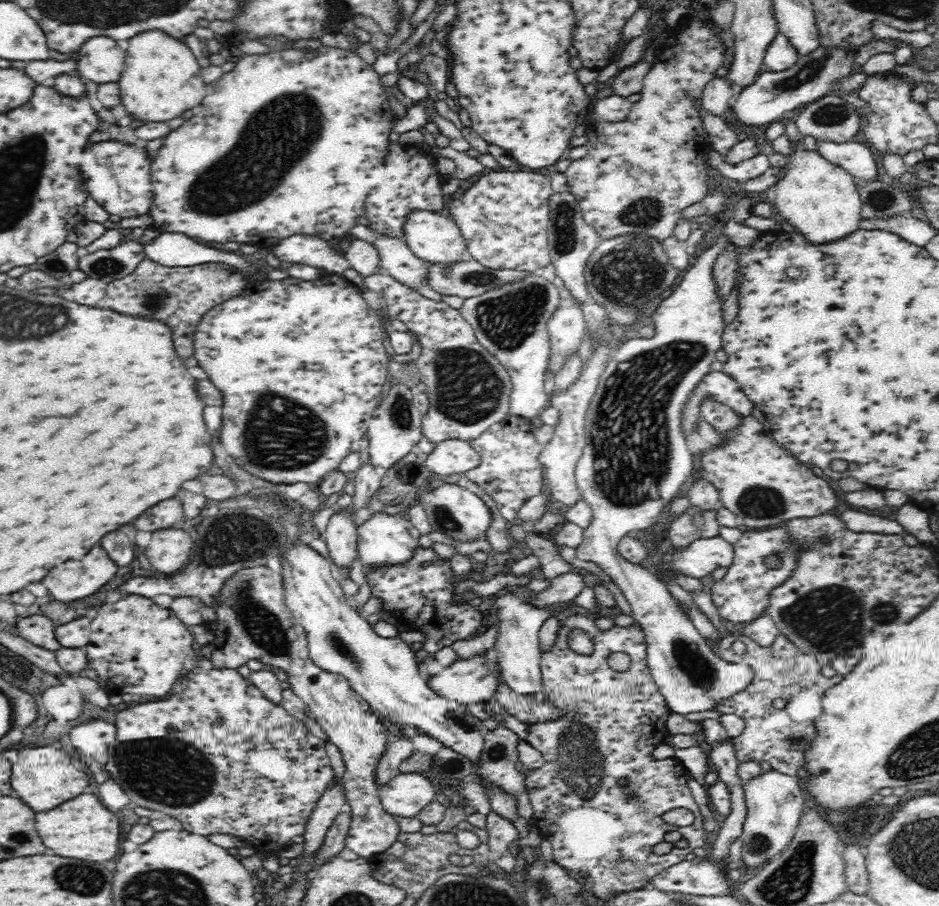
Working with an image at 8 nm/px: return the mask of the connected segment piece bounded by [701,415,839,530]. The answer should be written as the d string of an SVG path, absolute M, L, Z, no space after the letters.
M746 415L742 418L742 426L738 426L730 434L726 433L725 436L728 439L726 446L710 448L702 453L701 466L704 469L704 477L718 487L723 507L731 510L737 518L742 518L742 522L746 522L744 529L774 528L774 524L780 524L789 518L815 517L836 508L839 501L824 478L814 475L792 456L790 451L768 436L762 423L758 422L754 415Z

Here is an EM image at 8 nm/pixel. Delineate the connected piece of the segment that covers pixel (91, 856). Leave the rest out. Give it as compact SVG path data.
M80 794L78 798L64 802L56 810L36 814L36 830L40 832L44 844L60 856L106 862L112 860L120 850L118 818L108 808L104 808L94 794Z

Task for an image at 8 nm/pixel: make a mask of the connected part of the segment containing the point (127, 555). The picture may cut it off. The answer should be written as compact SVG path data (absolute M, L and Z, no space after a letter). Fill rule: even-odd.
M134 524L120 526L118 530L106 534L106 538L102 538L102 548L110 554L110 558L116 564L126 566L134 560L134 548L136 548L134 536L136 536Z

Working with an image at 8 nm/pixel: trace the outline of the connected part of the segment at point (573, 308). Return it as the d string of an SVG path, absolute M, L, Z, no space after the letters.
M562 301L558 304L558 310L547 322L551 341L550 359L553 360L549 362L548 368L553 368L556 373L562 363L574 351L578 351L587 329L583 309L577 302Z

